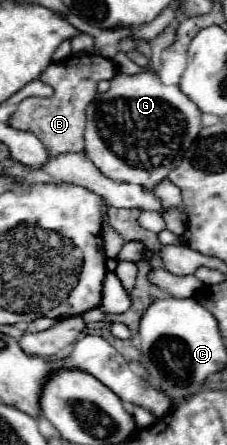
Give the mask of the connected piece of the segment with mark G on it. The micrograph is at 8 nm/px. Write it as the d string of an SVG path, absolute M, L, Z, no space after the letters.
M117 73L111 89L97 93L87 107L85 155L109 179L153 189L171 169L179 167L199 131L201 111L177 85L165 85L155 73Z

